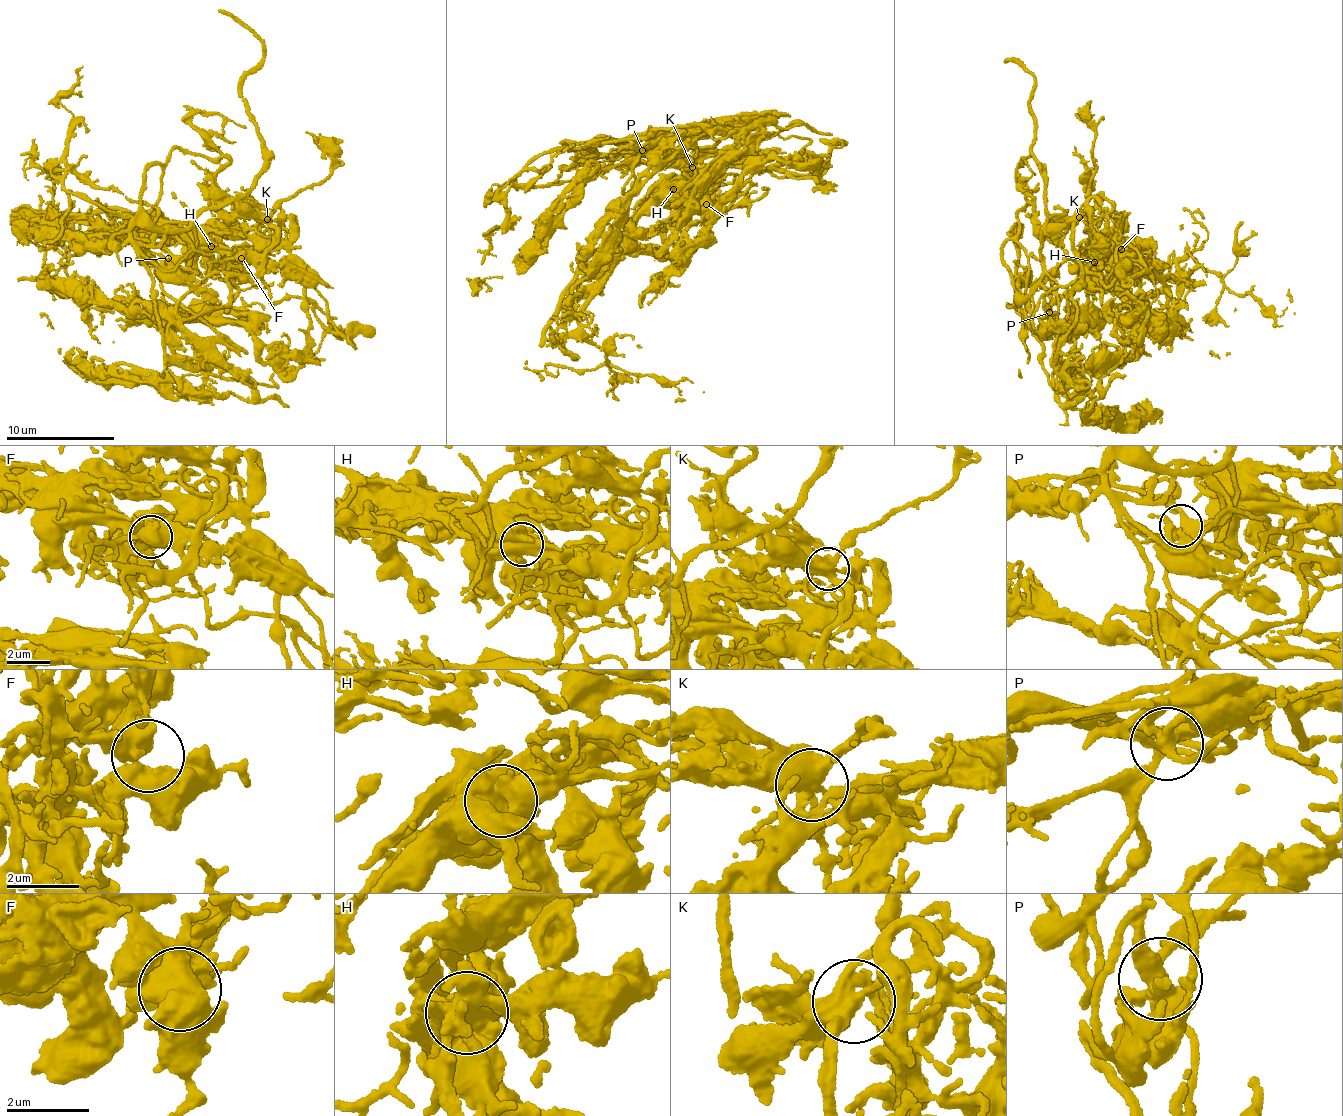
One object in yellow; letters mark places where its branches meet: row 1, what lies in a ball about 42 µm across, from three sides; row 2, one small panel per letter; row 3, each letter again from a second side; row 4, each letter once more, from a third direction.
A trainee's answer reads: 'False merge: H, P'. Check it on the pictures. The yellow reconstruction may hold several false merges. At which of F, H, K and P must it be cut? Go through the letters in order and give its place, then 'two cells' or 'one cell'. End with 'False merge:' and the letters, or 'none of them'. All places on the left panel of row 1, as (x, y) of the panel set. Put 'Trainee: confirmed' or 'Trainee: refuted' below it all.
F: (241, 258) | one cell
H: (211, 246) | two cells
K: (267, 219) | two cells
P: (168, 258) | one cell
False merge: H, K
Trainee: refuted

